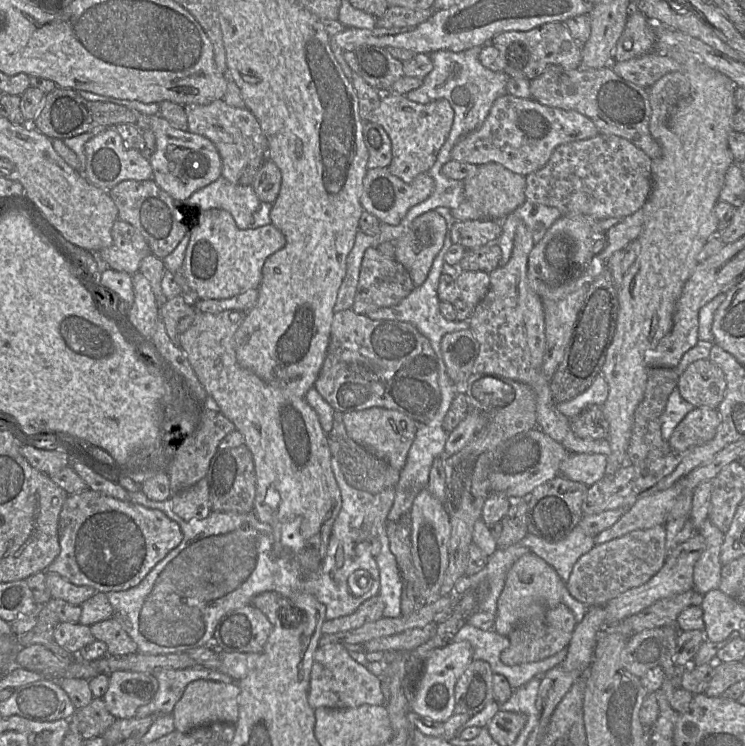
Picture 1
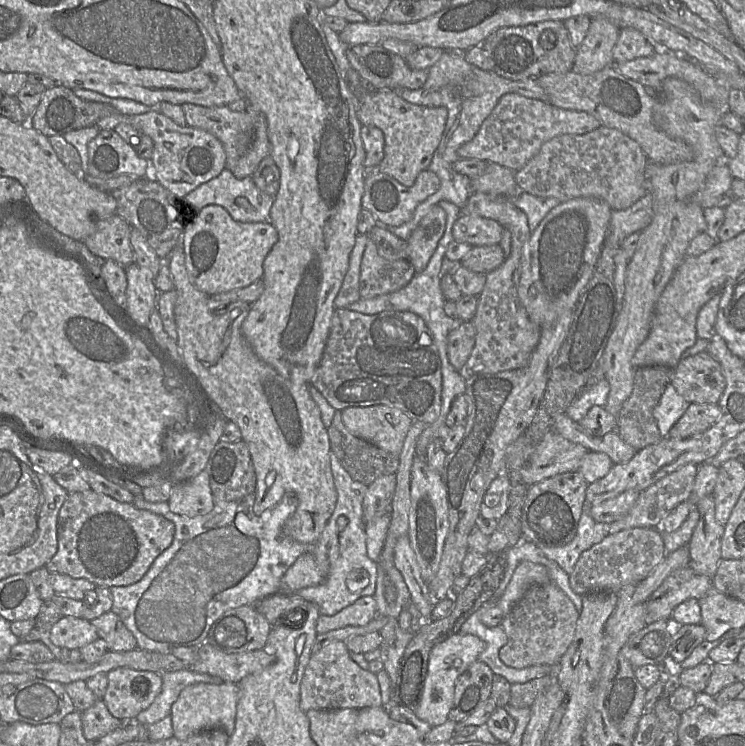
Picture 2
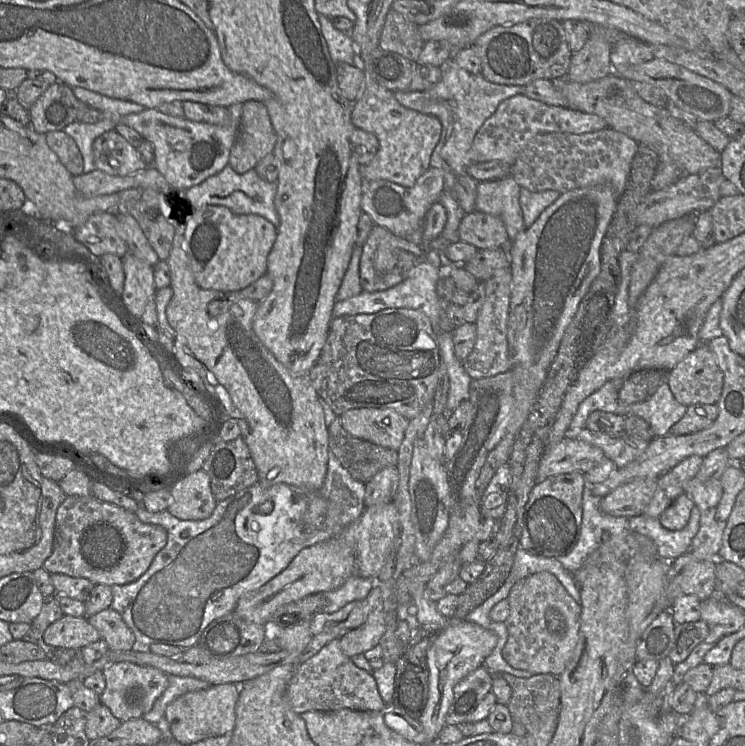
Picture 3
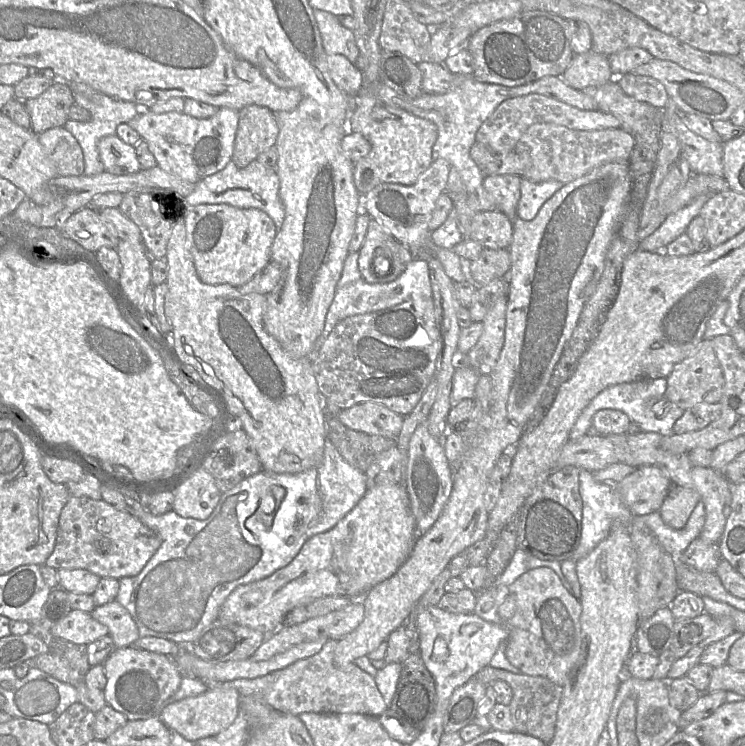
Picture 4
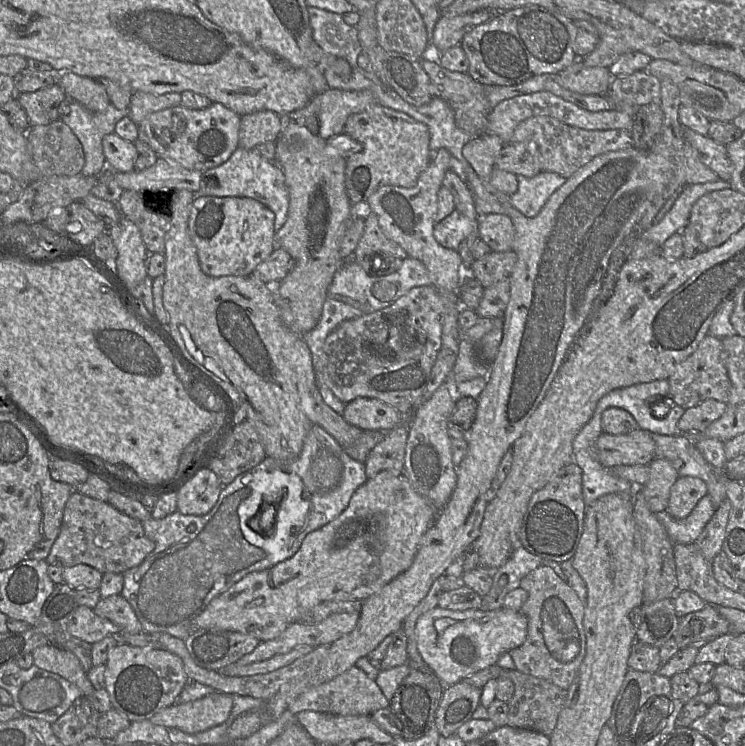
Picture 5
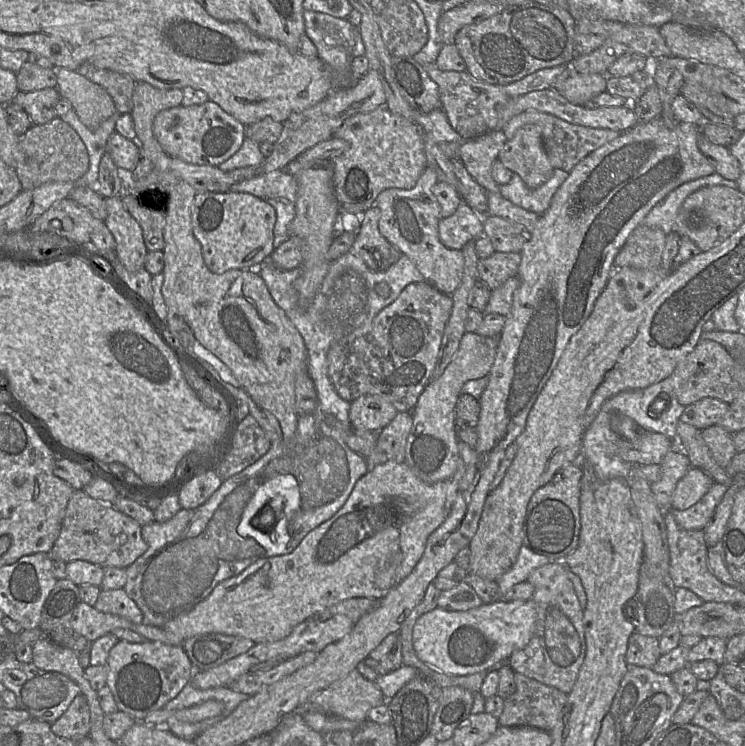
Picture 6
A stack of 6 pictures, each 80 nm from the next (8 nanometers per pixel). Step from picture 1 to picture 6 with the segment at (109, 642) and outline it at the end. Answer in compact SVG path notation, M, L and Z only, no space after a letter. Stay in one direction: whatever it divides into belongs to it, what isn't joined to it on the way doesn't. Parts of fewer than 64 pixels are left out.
M123 588L101 590L94 607L103 613L123 617L133 623L144 623L144 615Z

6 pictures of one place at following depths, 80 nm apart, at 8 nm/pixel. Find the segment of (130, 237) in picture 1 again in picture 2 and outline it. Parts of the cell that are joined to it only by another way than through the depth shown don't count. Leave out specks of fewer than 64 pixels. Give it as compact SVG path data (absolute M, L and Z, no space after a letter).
M117 214L98 222L93 234L83 242L100 259L112 259L126 267L133 263L134 253L130 243L131 226Z

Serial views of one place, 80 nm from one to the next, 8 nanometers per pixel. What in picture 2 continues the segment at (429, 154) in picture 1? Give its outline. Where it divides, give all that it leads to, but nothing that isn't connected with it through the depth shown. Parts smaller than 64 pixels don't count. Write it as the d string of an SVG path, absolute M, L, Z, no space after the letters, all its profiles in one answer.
M369 88L366 93L361 94L357 117L362 125L375 126L384 134L384 157L376 170L410 187L414 184L418 174L426 170L432 161L445 129L448 110L445 107L425 107L407 102L400 96L398 89Z

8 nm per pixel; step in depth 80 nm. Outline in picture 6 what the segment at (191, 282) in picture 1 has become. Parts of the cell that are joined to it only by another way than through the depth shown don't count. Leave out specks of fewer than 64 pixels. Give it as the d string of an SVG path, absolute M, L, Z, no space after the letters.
M197 192L192 204L192 231L201 245L205 265L215 274L234 269L257 269L275 249L275 222L275 209L248 193Z

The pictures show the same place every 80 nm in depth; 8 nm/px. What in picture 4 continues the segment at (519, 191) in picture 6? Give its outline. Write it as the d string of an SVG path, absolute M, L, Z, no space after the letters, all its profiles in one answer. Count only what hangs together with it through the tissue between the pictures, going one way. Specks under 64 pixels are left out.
M521 178L517 216L525 221L535 218L542 205L563 186L555 180L534 183Z

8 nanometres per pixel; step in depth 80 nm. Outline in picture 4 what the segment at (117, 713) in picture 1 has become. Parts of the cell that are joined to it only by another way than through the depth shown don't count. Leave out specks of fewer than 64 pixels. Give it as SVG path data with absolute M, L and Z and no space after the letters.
M136 646L115 648L104 661L106 686L103 690L105 700L114 710L122 713L129 720L142 720L158 716L168 699L175 694L183 678L172 657L150 652Z

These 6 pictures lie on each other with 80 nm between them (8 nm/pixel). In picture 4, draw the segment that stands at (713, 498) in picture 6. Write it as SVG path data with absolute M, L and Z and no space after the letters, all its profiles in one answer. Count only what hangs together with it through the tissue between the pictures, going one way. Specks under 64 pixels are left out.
M700 501L691 513L685 527L679 530L668 527L662 521L659 512L636 517L643 522L661 547L668 554L677 558L700 536L705 523L705 507Z

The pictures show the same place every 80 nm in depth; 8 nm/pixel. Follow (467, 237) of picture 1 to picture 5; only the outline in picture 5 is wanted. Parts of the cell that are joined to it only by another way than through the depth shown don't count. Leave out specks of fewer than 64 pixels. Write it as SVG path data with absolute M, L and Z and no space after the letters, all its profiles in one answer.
M488 214L479 218L479 238L494 252L513 249L515 228L512 220L505 214Z

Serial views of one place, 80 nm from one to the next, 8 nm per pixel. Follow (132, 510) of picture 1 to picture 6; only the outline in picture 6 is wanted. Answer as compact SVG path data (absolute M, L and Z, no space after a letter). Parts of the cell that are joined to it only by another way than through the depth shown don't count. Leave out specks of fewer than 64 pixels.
M74 490L66 508L60 535L47 554L52 561L70 563L75 560L84 560L102 568L127 568L148 548L141 529L142 526L137 521L115 509L112 504L101 503L88 496L83 490Z

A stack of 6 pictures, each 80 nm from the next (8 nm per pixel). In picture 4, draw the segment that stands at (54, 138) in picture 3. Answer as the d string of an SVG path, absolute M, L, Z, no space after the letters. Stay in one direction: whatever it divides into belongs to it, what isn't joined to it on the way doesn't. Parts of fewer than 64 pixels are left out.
M55 127L38 134L45 154L54 164L58 176L80 176L84 173L82 149L64 127Z

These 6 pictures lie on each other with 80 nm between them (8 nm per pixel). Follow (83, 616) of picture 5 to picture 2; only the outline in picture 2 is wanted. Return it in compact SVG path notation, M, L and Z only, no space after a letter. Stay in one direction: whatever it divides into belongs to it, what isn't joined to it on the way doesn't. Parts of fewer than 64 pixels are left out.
M63 616L50 631L51 642L61 648L81 649L97 639L96 628L82 617Z

